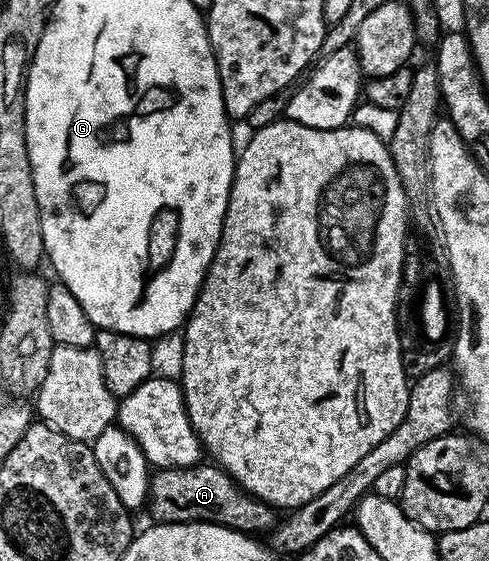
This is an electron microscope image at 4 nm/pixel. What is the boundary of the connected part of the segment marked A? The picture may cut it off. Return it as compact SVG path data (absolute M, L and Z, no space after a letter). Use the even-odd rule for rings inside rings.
M205 466L162 467L152 472L147 511L154 515L157 523L214 523L254 537L277 526L279 515L270 503L247 494L220 467Z

